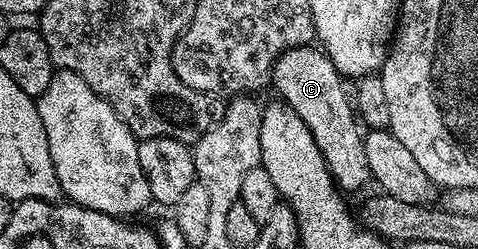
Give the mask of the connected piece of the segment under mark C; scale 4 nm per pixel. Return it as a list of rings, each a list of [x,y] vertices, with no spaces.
[[[316,45],[299,46],[295,50],[284,50],[273,66],[272,89],[277,89],[280,101],[292,108],[319,144],[323,160],[342,191],[361,190],[370,185],[371,175],[367,164],[367,152],[363,137],[363,126],[355,113],[351,94],[345,91],[346,79],[335,68],[335,64]]]

